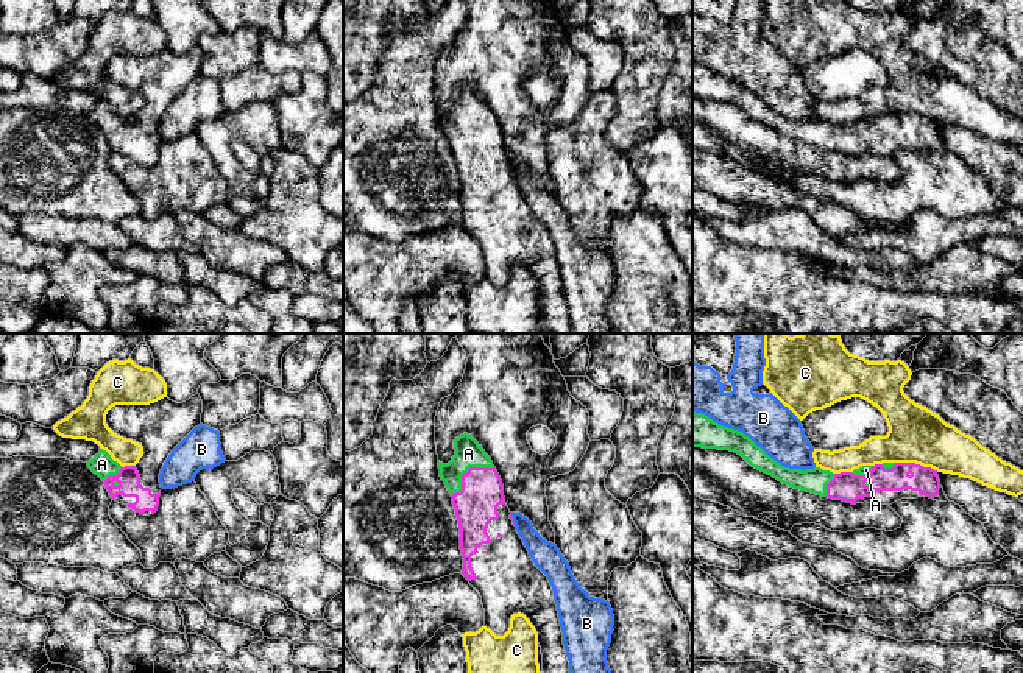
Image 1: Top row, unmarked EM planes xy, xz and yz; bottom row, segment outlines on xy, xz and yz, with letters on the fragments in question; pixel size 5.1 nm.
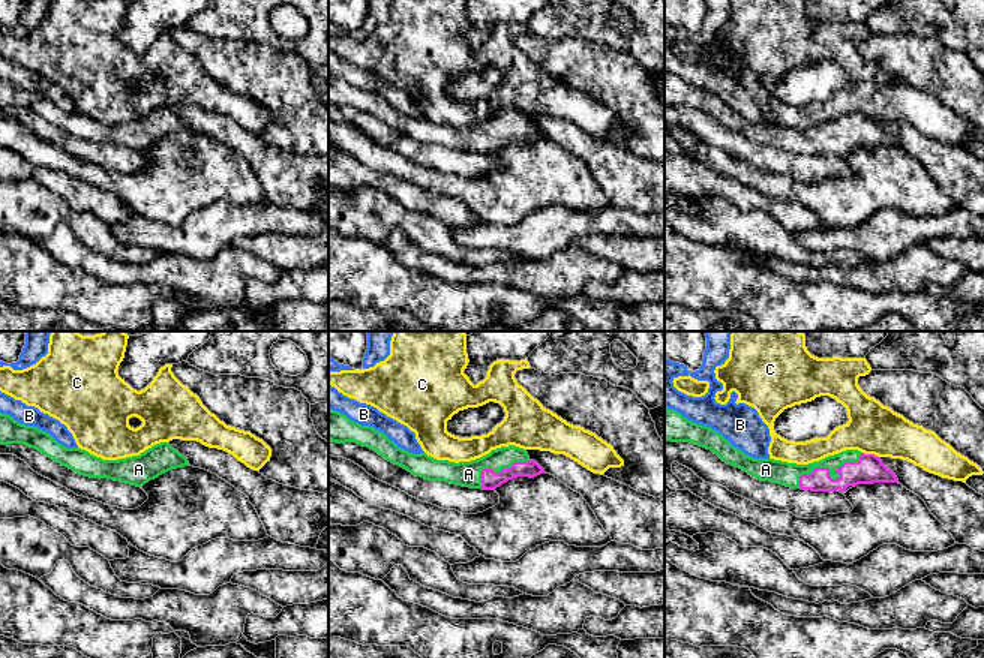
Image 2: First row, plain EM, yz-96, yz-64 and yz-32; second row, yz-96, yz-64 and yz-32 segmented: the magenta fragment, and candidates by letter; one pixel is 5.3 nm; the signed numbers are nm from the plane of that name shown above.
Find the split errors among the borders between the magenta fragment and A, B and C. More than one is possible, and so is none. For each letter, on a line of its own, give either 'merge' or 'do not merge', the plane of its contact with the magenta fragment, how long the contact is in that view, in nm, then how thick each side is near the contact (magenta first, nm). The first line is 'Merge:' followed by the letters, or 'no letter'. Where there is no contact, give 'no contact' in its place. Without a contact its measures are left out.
Merge: A
A: merge | xz | 280 nm | 220/140 nm
B: do not merge | xz | 60 nm | 20/140 nm
C: do not merge | yz | 220 nm | 140/280 nm

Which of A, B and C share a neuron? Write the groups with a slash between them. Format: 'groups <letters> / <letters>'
groups A / B / C

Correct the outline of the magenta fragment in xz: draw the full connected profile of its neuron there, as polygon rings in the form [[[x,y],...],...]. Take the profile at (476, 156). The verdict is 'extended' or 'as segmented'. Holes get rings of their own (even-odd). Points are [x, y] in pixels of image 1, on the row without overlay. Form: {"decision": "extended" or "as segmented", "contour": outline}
{"decision": "extended", "contour": [[[468,84],[454,90],[455,106],[448,115],[438,112],[455,160],[463,207],[462,226],[480,245],[485,260],[485,277],[496,287],[510,279],[513,265],[524,265],[538,284],[543,305],[543,324],[549,333],[571,333],[569,312],[563,296],[563,284],[554,241],[547,227],[532,212],[519,189],[513,167],[505,154],[502,131],[491,109]]]}

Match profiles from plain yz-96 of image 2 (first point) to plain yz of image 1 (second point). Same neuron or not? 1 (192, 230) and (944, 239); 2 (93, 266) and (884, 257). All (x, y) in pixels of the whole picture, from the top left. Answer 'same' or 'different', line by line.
1: same
2: different

